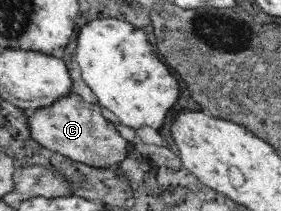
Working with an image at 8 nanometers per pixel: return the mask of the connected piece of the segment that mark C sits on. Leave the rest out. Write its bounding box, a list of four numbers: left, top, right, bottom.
[27,92,127,167]

